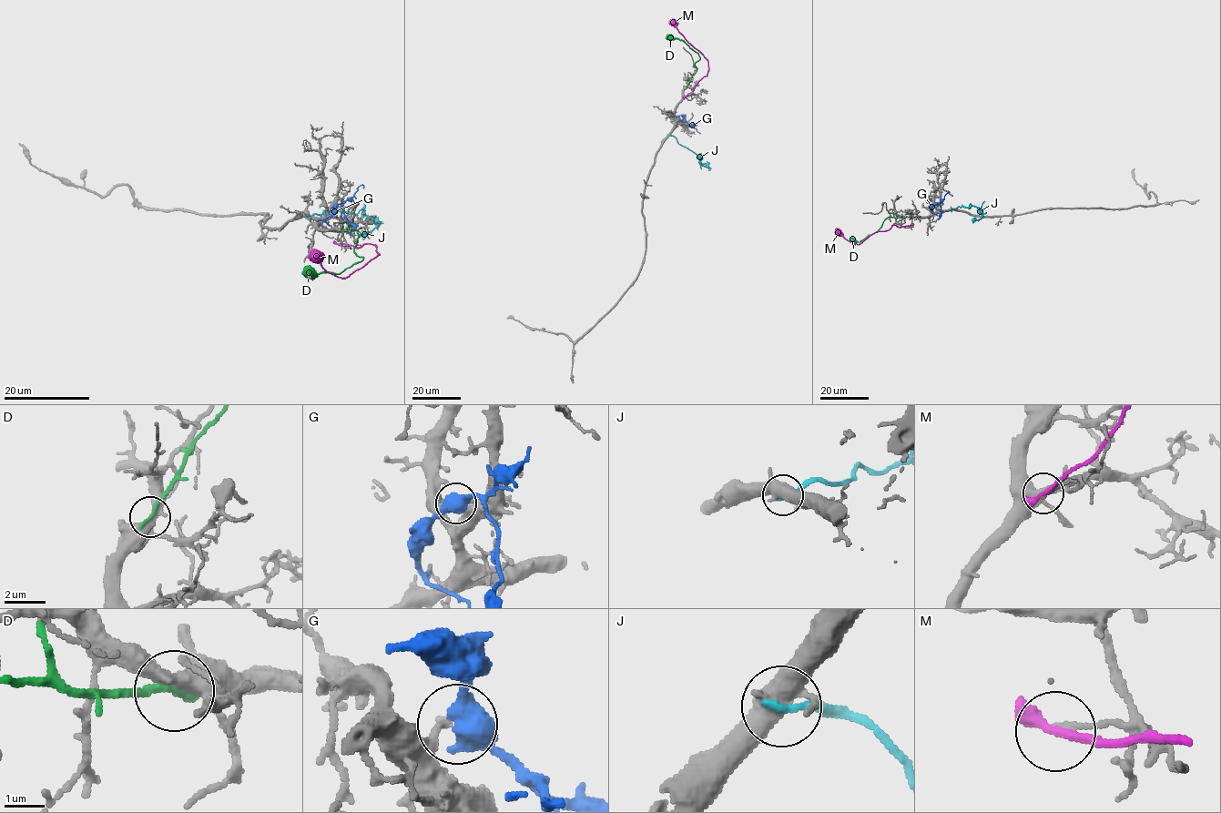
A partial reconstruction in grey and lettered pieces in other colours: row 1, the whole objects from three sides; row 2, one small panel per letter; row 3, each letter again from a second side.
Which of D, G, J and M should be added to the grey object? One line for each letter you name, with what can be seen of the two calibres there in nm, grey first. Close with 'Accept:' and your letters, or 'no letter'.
Accept: no letter

